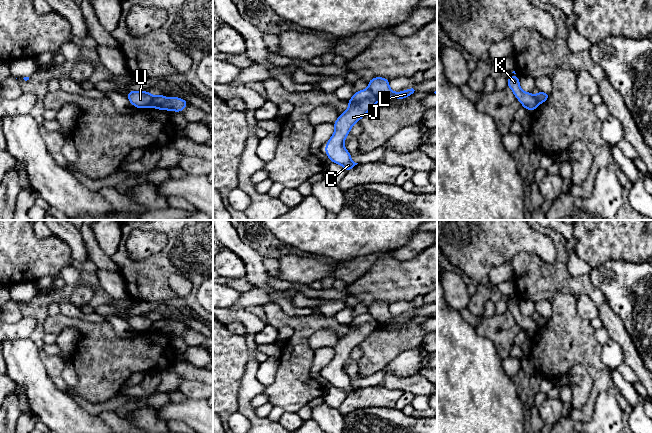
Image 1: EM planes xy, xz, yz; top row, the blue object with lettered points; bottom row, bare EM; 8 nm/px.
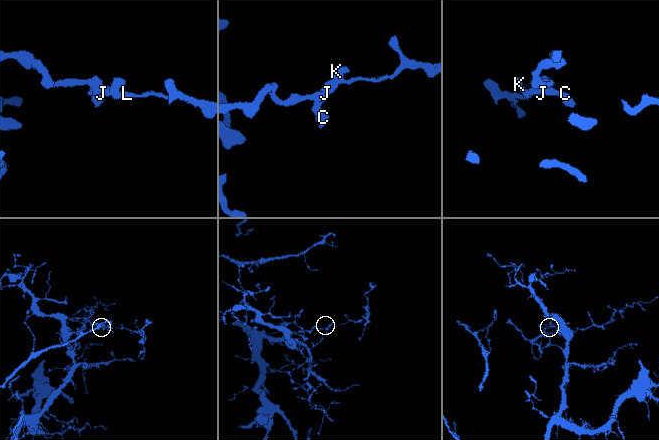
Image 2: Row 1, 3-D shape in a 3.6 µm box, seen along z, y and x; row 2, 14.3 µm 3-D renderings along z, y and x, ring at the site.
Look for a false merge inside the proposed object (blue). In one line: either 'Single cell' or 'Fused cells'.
Fused cells

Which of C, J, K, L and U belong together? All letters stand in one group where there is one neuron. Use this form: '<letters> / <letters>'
C J U / K L

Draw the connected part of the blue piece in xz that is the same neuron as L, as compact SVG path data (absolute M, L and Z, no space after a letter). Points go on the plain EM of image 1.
M376 301L368 306L369 314L380 324L386 324L390 321L404 323L416 316L417 312L412 311L402 316L393 316L389 311L389 304L386 302Z

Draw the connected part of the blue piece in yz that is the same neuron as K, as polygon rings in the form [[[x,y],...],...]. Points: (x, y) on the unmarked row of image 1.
[[[514,299],[507,303],[508,311],[513,315],[515,321],[520,325],[522,330],[530,335],[534,335],[538,326],[534,319],[529,316],[524,316],[520,312],[519,301]]]

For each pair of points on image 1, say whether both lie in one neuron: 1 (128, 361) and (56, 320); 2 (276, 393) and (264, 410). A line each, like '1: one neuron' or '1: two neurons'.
1: one neuron
2: two neurons

